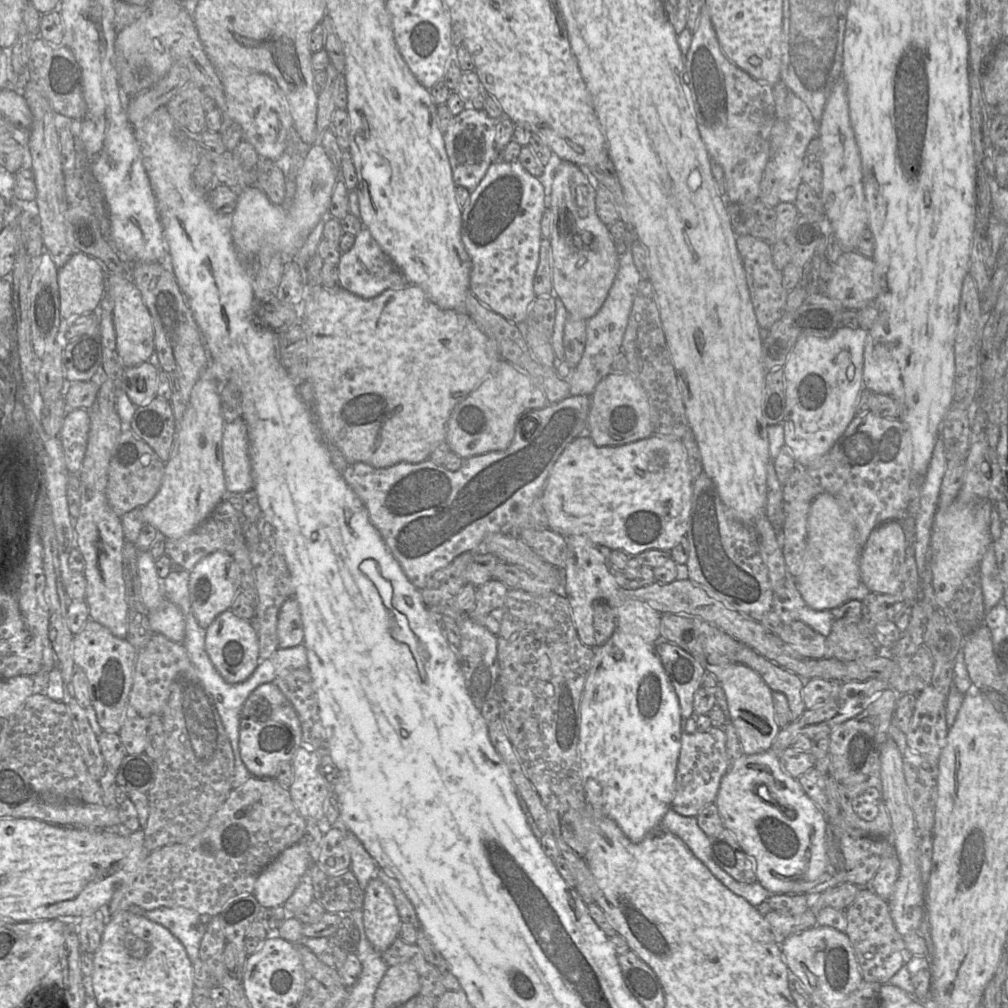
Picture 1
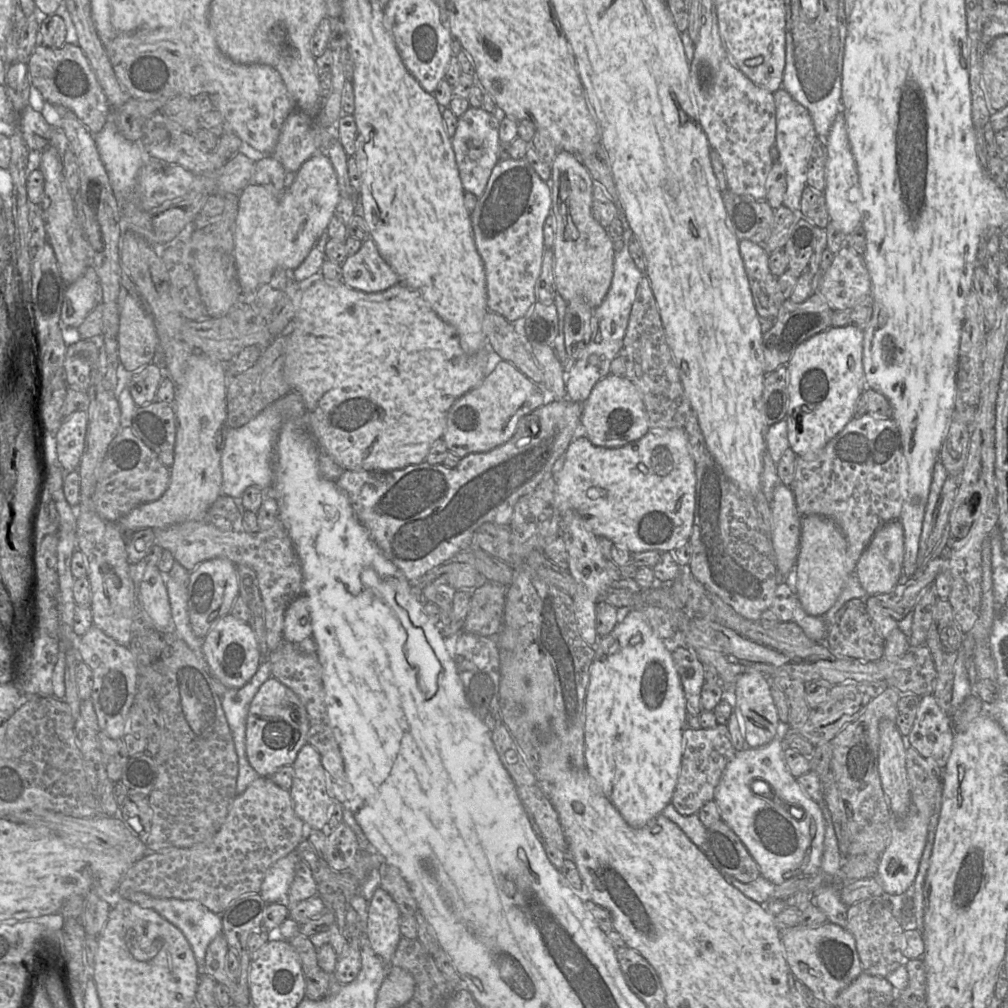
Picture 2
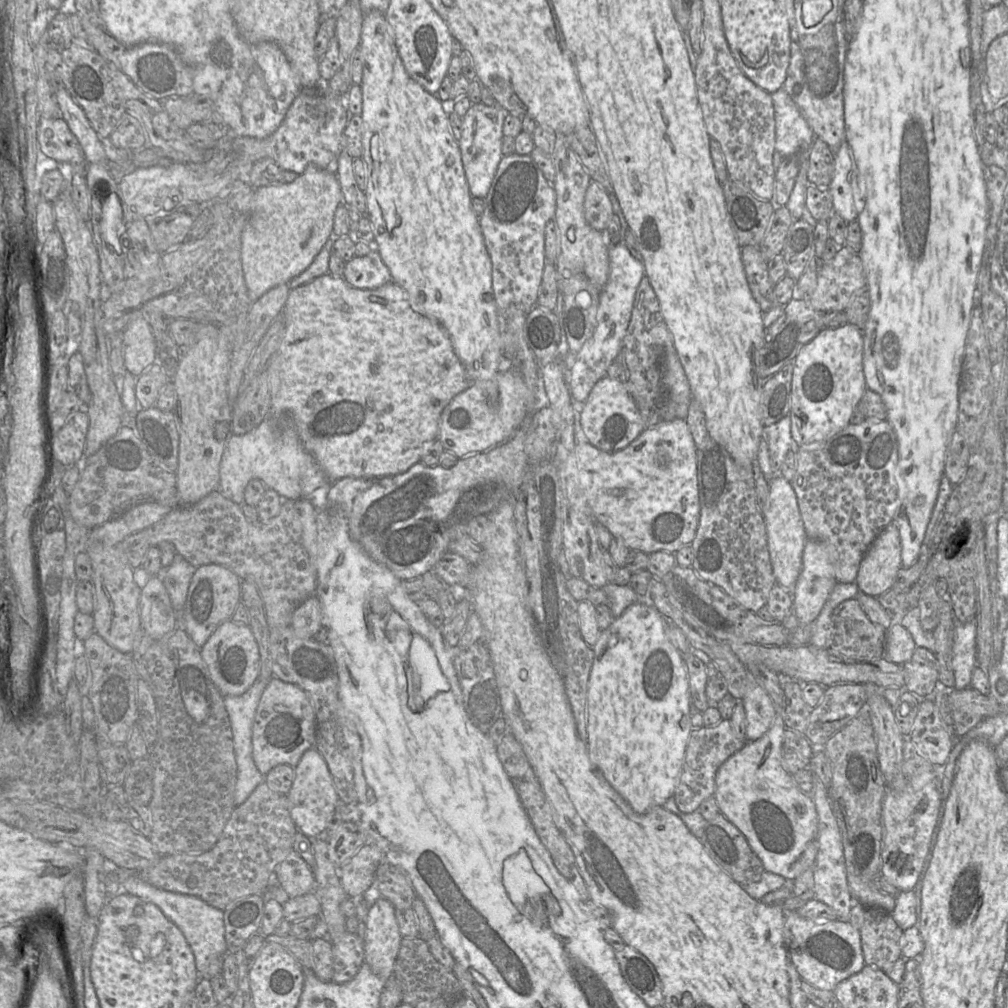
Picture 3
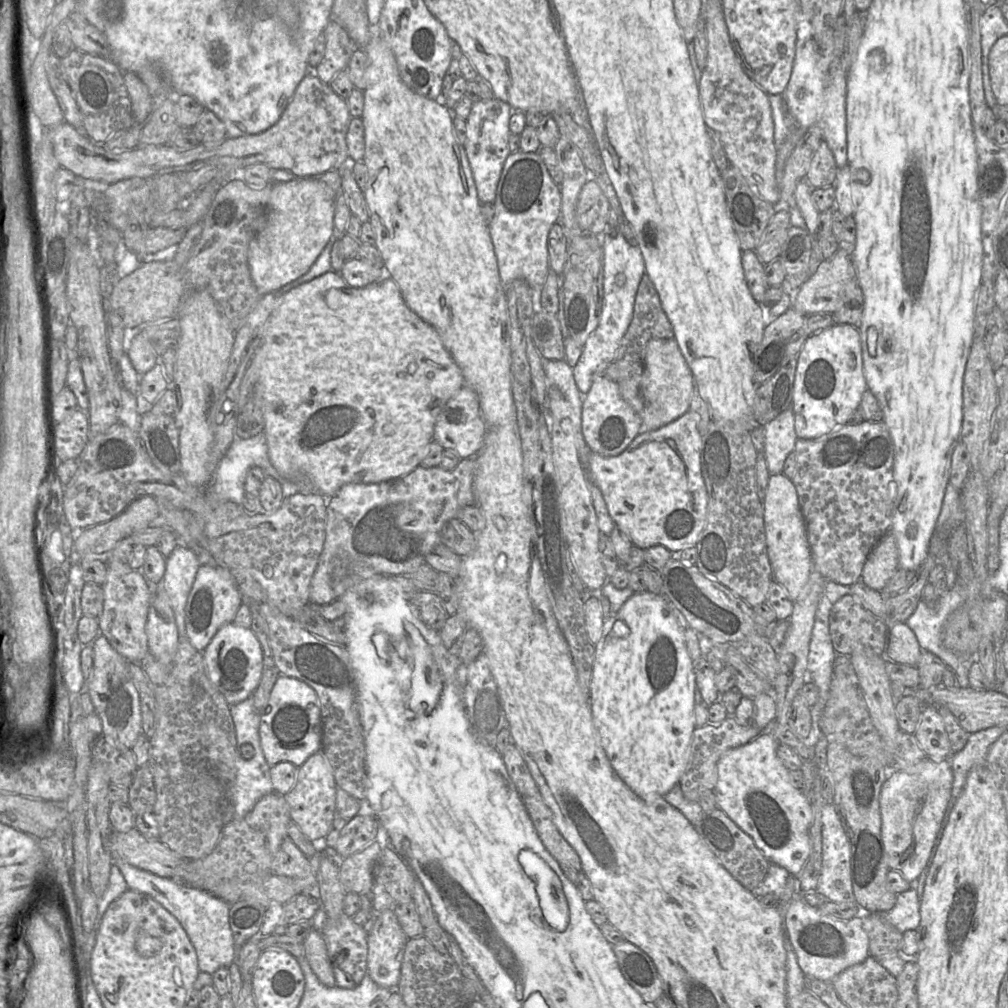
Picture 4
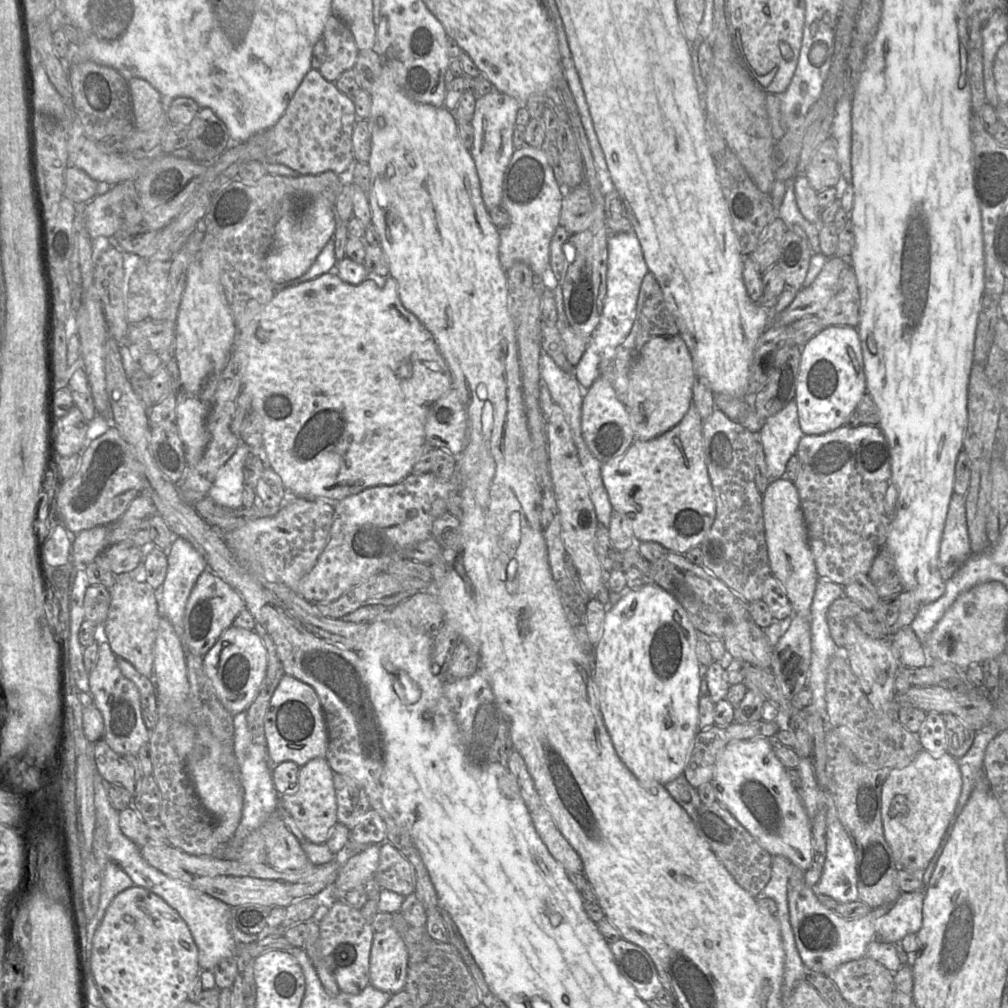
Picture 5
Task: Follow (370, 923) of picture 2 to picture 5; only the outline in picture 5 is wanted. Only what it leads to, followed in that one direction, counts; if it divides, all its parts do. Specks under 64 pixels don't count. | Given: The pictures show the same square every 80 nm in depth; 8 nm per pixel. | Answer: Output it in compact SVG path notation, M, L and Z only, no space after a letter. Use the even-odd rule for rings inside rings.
M392 927L373 935L369 956L369 981L375 989L390 994L403 990L408 966L406 946Z

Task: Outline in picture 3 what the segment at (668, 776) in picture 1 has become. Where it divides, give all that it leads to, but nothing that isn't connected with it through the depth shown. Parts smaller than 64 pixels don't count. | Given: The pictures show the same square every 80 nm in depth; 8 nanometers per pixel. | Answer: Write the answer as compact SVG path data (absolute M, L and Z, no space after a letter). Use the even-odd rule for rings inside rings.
M637 601L628 606L621 616L617 617L608 628L600 631L600 636L593 646L594 660L588 682L586 721L586 745L589 757L603 779L637 814L644 814L652 808L662 806L669 797L674 795L682 771L689 735L692 730L688 673L682 653L673 646L665 635L665 622L666 618L656 607Z

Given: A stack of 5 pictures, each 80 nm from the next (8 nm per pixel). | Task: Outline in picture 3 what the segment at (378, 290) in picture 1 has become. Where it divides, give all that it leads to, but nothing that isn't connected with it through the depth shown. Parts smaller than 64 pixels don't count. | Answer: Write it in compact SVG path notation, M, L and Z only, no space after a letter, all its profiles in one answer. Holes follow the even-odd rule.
M376 249L362 257L354 256L346 262L342 278L358 289L375 289L392 281Z

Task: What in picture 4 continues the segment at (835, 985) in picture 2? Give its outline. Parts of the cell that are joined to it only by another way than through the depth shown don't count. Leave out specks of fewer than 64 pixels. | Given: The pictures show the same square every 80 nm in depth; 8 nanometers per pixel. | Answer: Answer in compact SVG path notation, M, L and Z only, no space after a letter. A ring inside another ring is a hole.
M799 892L793 898L793 900L791 901L790 905L788 906L788 908L785 912L784 929L785 929L785 933L786 933L786 938L790 942L790 944L794 950L796 957L797 957L798 964L799 964L801 970L803 971L803 973L805 974L805 976L809 976L809 977L812 977L812 978L815 978L818 980L822 980L822 981L832 982L832 980L845 969L847 969L855 964L859 964L859 963L865 961L867 959L867 957L869 956L869 931L871 929L871 914L880 914L880 913L859 914L859 915L851 918L848 921L836 920L836 919L833 919L829 916L822 914L817 907L812 907L811 905L809 905L804 899L804 894L802 892Z

